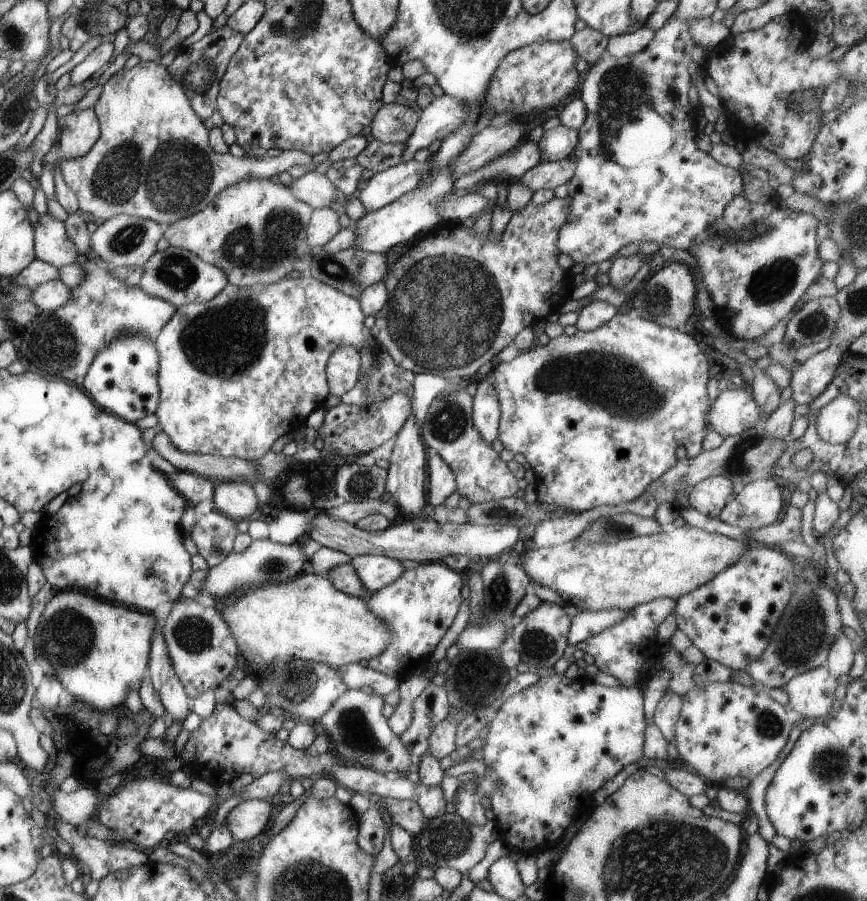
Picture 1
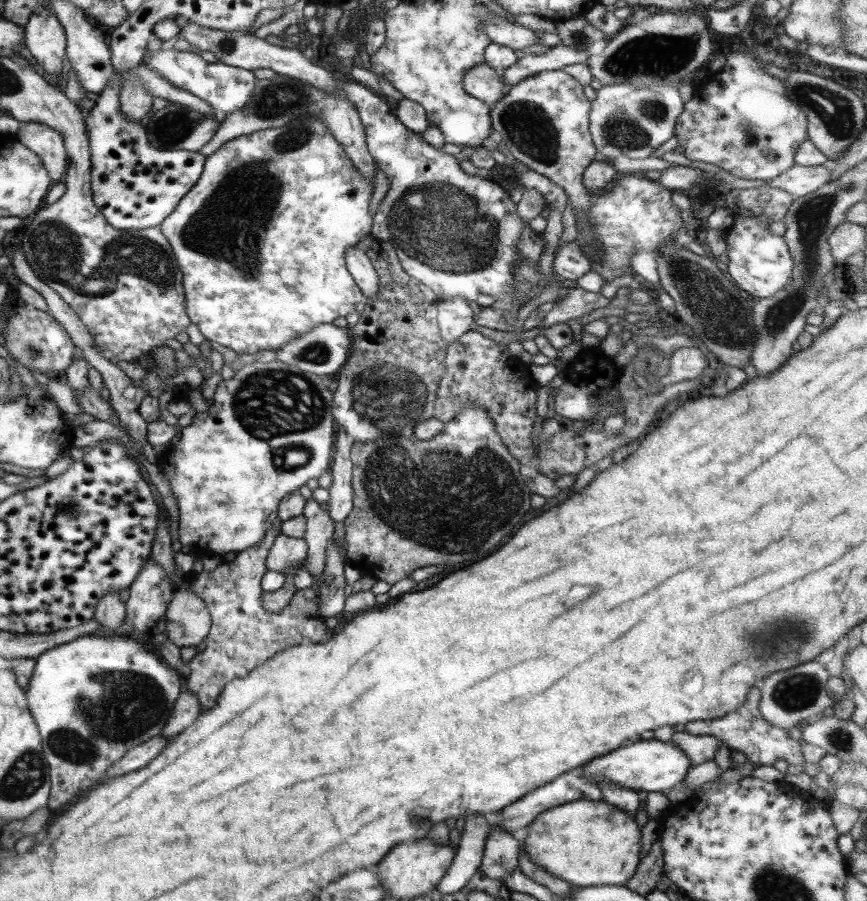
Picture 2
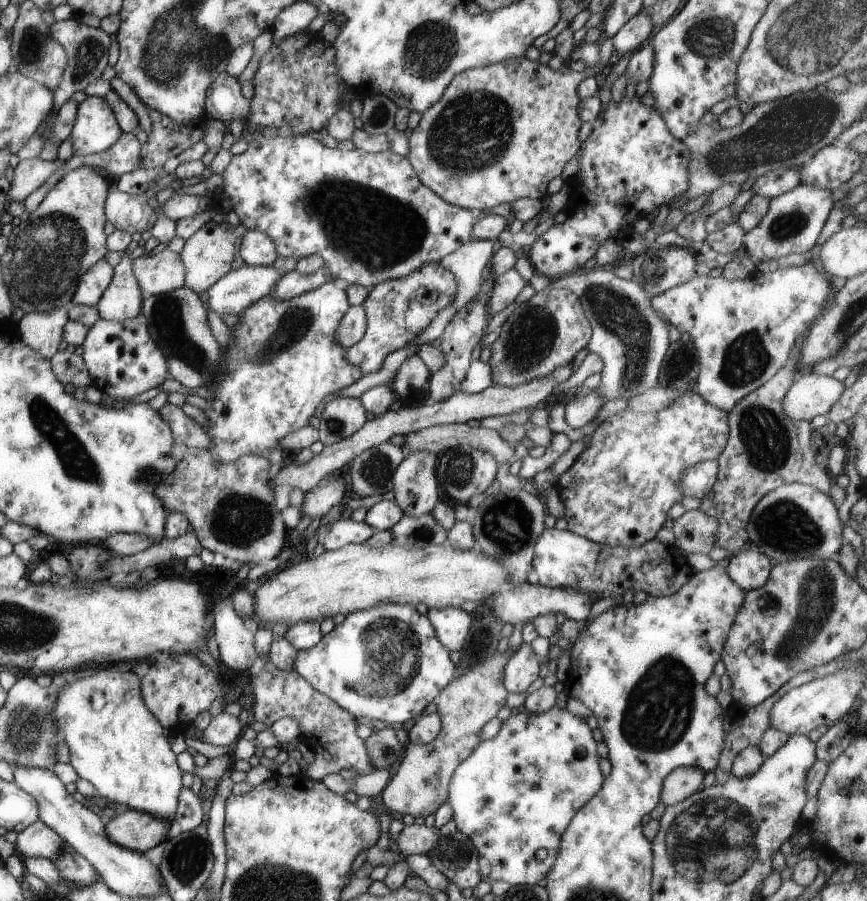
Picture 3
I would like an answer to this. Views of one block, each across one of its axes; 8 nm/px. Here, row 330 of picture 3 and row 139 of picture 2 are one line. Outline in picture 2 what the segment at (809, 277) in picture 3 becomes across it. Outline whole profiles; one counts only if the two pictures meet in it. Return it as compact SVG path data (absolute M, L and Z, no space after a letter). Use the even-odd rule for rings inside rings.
M734 52L734 54L730 54L728 56L727 61L725 63L724 68L720 72L710 72L709 77L714 82L714 86L718 86L718 96L712 96L710 92L708 92L708 96L698 96L698 94L694 94L692 99L688 101L684 105L684 110L682 114L677 118L677 125L675 126L675 132L678 134L679 146L683 146L684 156L688 158L688 160L699 160L700 162L708 162L708 164L715 164L718 168L723 168L737 176L738 178L747 178L748 180L765 180L776 178L780 176L780 174L784 174L794 162L794 155L800 146L800 143L807 138L807 118L806 115L800 110L798 104L788 97L787 89L784 88L783 81L780 79L769 75L766 71L763 71L760 68L760 64L766 61L761 57L756 56L748 56L746 52Z

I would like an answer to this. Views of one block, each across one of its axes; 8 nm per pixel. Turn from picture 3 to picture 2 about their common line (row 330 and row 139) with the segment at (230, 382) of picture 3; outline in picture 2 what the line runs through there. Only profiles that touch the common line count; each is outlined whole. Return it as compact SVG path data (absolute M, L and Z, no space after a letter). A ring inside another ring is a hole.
M319 114L297 118L281 128L259 130L224 143L214 151L214 154L206 157L198 182L186 192L186 196L180 200L174 212L159 227L184 275L182 285L184 285L186 312L192 324L198 326L205 340L230 348L238 355L255 355L262 350L278 351L284 347L284 343L294 341L304 333L310 333L319 324L330 324L336 318L346 318L350 312L354 312L356 304L366 299L347 270L345 251L346 248L356 246L368 233L371 233L373 217L370 214L370 201L374 190L375 184L369 183L360 174L342 145L334 140L332 133L325 127Z

